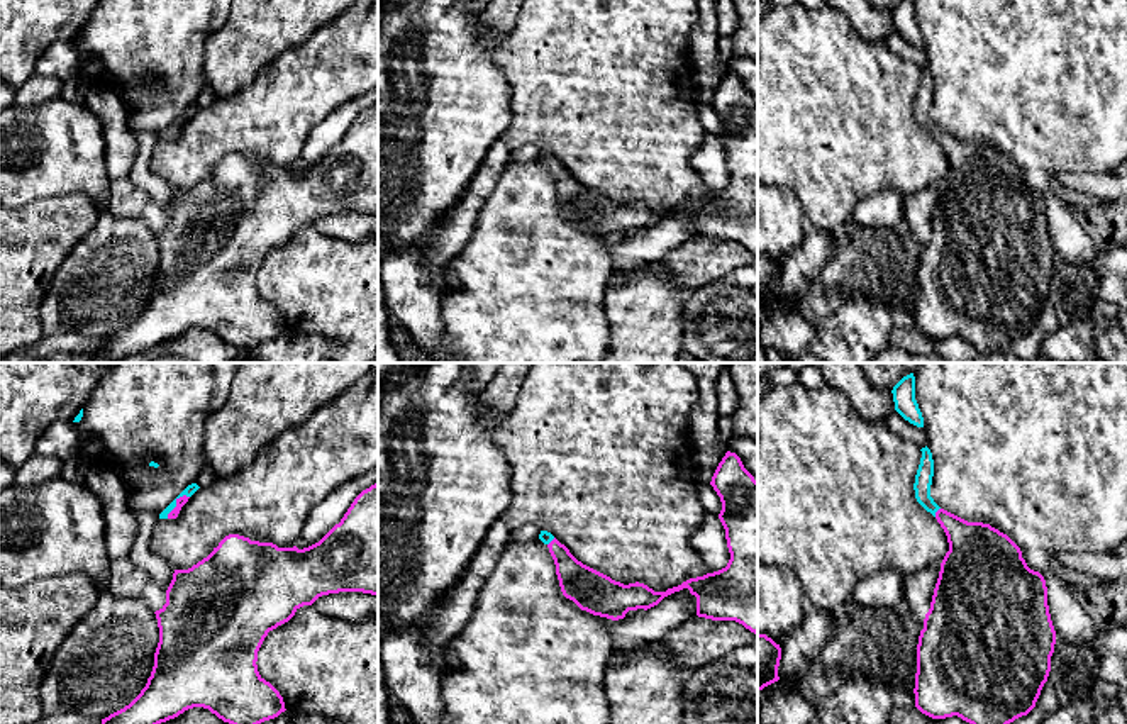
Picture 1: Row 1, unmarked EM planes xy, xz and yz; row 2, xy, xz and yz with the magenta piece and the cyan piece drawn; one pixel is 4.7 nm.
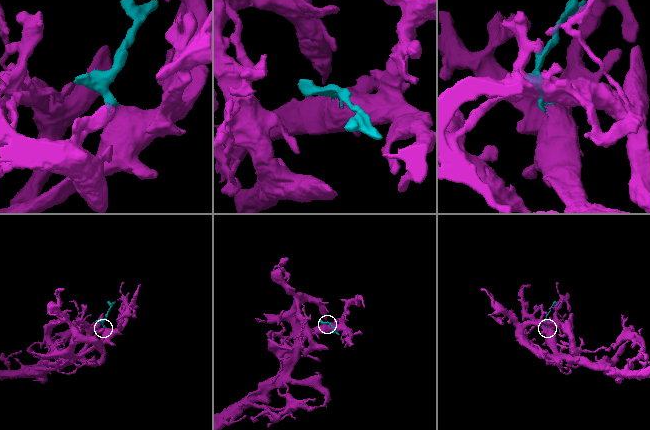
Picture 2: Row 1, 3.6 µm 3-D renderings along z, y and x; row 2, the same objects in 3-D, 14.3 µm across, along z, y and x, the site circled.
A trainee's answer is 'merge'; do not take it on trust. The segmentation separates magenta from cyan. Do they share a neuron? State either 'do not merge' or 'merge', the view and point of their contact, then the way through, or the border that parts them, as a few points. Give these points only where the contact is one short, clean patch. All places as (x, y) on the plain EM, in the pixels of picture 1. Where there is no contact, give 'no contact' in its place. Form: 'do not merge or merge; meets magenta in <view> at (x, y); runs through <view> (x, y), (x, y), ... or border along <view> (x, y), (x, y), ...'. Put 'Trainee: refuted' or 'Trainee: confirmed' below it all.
merge; meets magenta in xy at (177, 124); runs through xy (182, 121), (177, 124), (194, 107)
Trainee: confirmed

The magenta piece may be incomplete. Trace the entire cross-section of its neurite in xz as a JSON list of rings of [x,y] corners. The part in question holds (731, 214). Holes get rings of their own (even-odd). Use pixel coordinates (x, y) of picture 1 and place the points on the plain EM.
[[[727,71],[710,105],[722,122],[719,139],[730,173],[725,188],[654,212],[639,202],[624,205],[583,185],[551,153],[541,151],[539,159],[554,180],[563,215],[581,231],[619,241],[629,231],[647,231],[688,209],[697,217],[698,237],[736,241],[758,254],[758,102],[741,78]]]

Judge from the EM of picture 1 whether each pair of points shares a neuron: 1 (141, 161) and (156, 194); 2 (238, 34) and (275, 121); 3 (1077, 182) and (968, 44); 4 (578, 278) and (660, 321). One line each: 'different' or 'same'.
1: same
2: different
3: different
4: different

